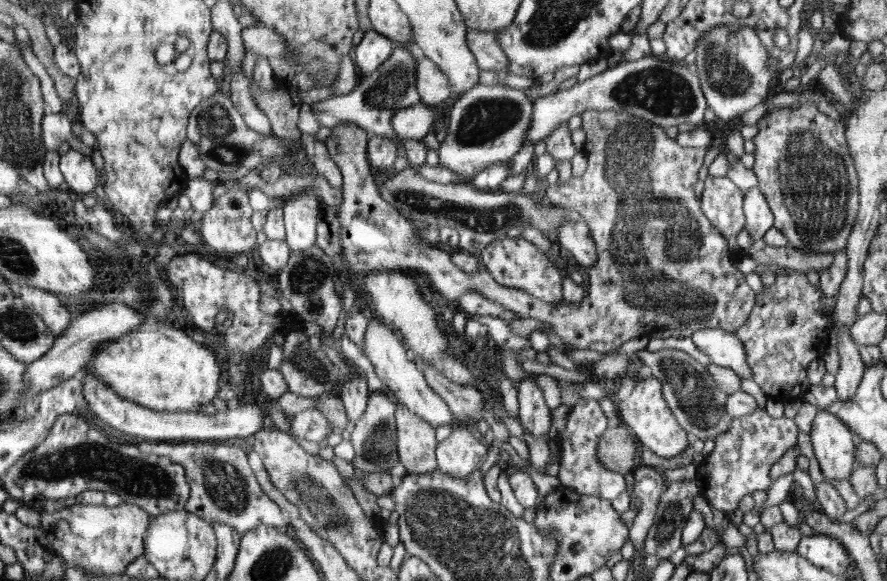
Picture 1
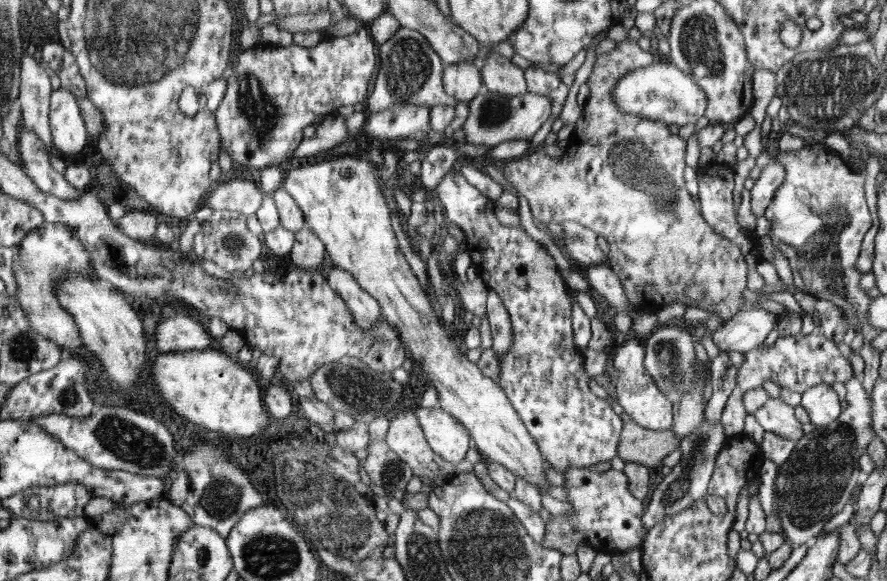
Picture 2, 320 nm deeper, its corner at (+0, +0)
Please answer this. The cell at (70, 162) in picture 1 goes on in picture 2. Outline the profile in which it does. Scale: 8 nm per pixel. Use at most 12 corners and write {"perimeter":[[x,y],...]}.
{"perimeter":[[51,92],[49,124],[60,156],[77,158],[89,132],[77,96]]}

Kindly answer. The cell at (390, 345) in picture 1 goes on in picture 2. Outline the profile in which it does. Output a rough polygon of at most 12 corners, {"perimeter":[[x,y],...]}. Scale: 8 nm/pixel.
{"perimeter":[[335,267],[328,283],[363,331],[376,328],[381,306],[352,274]]}

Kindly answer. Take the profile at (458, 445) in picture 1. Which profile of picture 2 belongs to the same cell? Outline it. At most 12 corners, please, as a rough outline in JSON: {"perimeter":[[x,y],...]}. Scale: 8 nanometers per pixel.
{"perimeter":[[440,407],[416,417],[436,454],[456,464],[470,448],[470,431]]}

